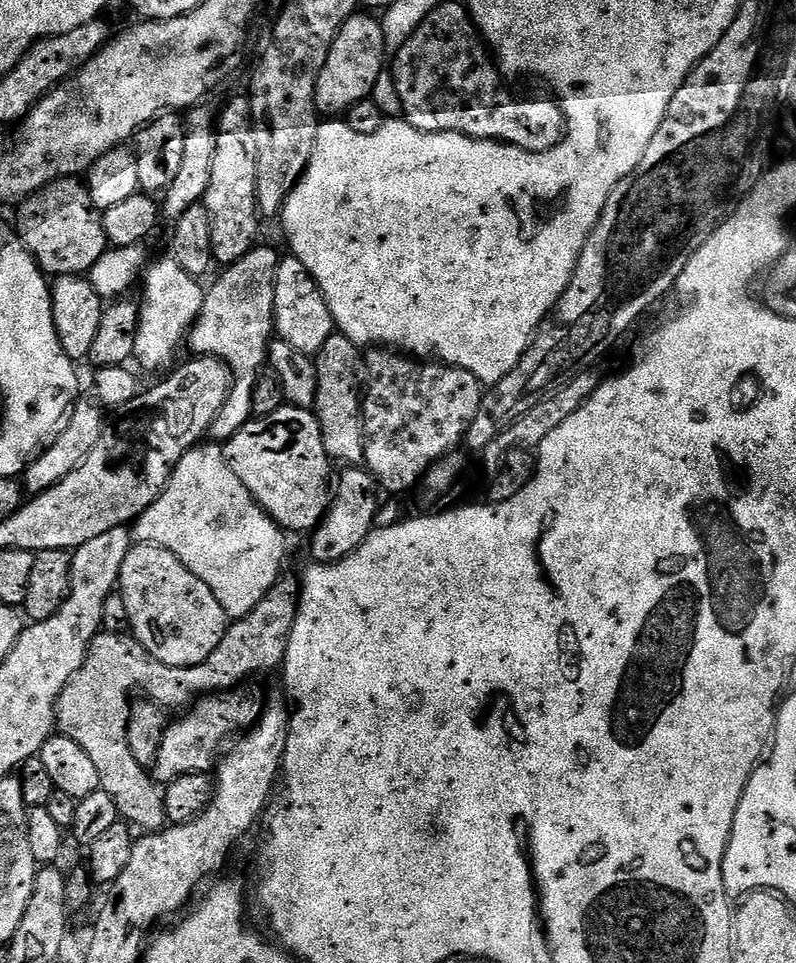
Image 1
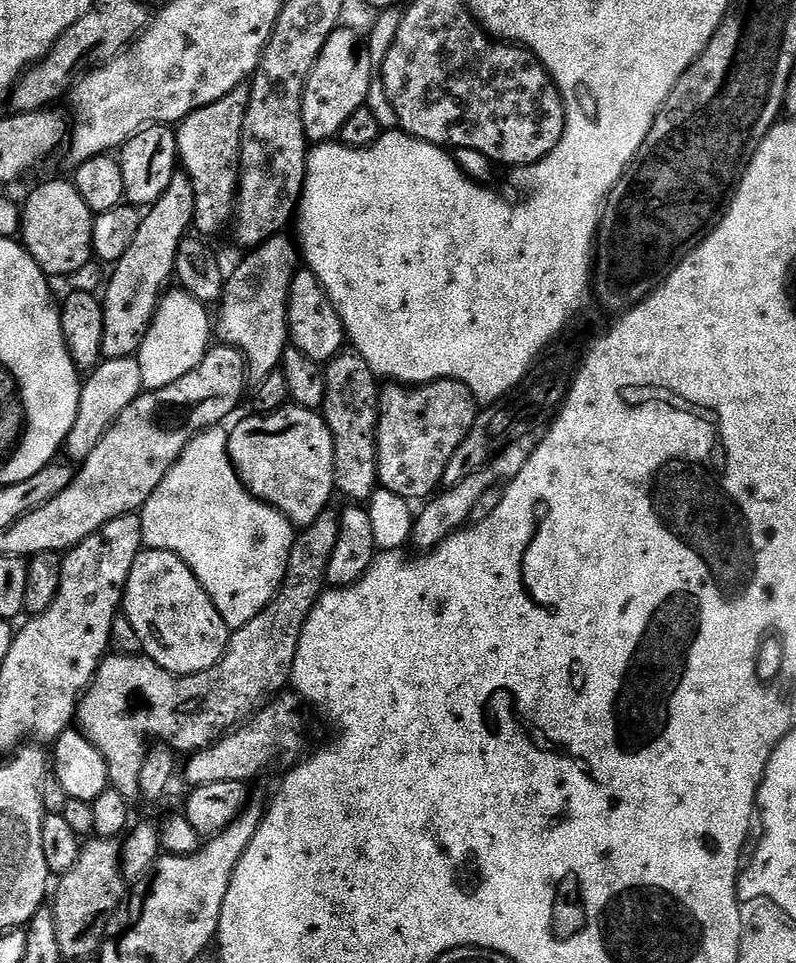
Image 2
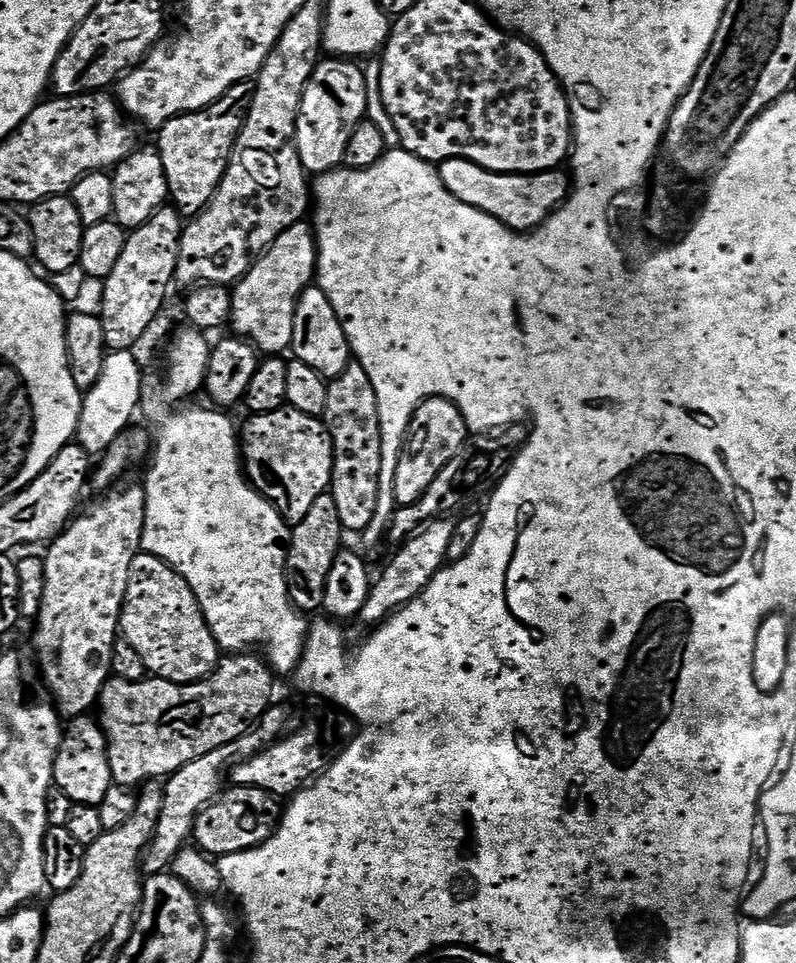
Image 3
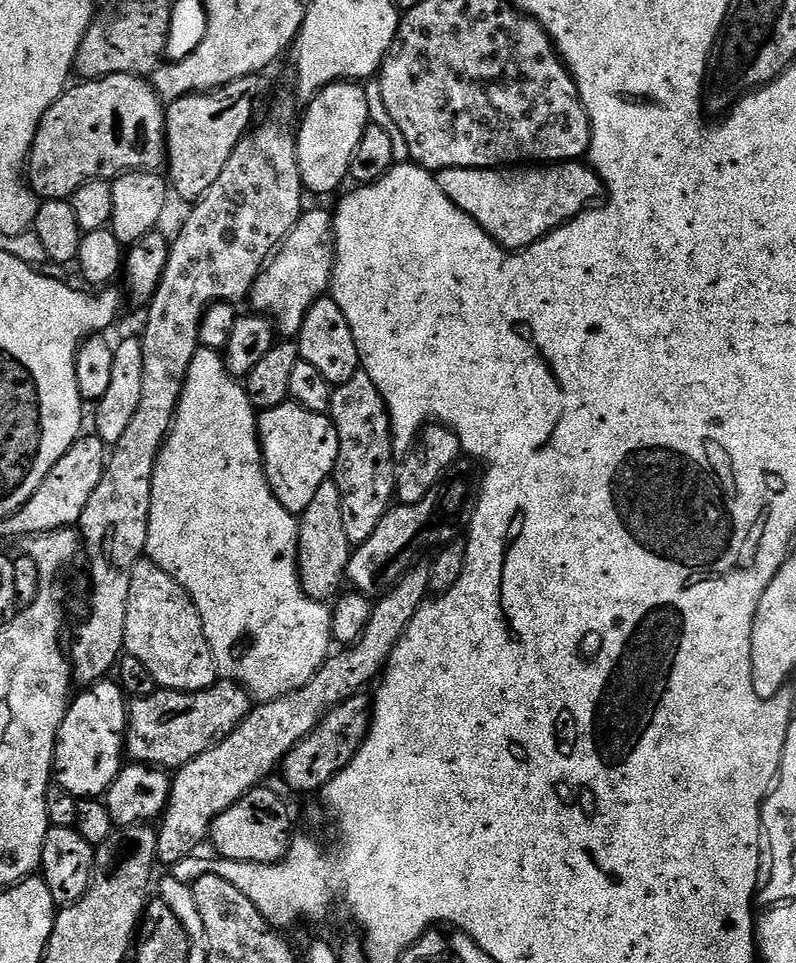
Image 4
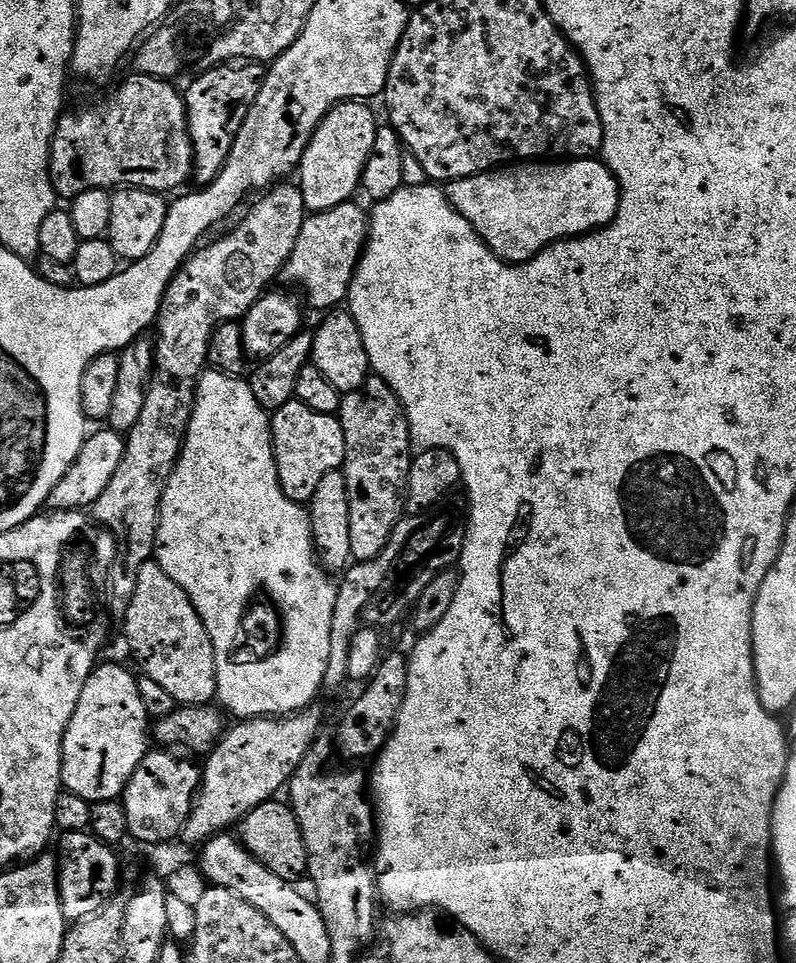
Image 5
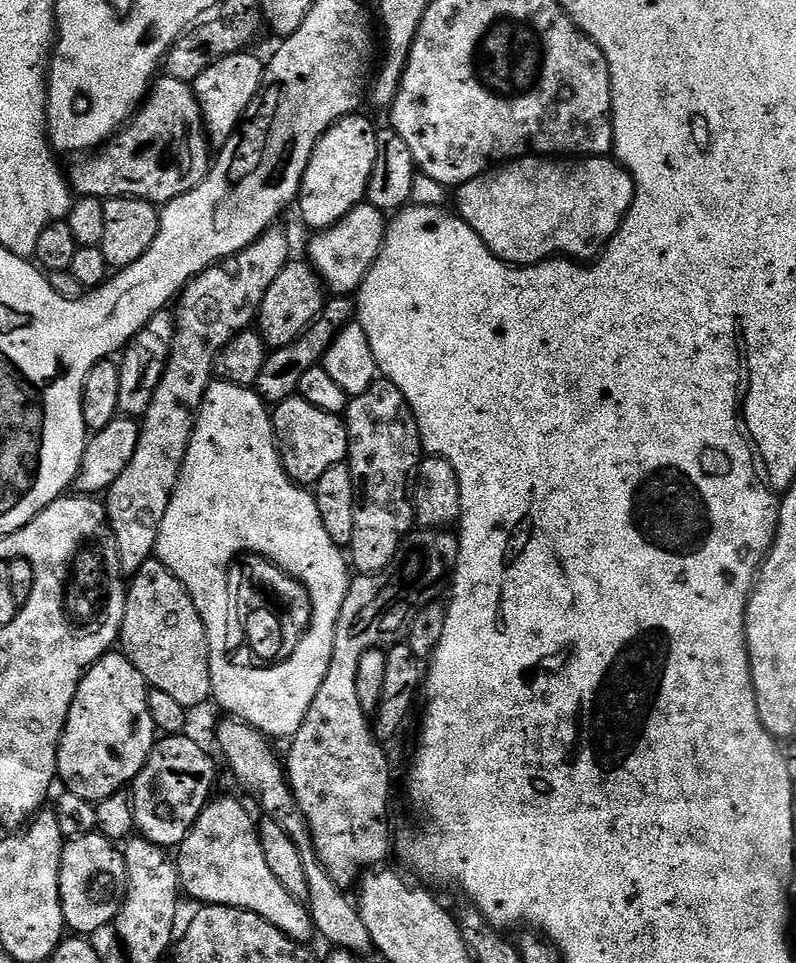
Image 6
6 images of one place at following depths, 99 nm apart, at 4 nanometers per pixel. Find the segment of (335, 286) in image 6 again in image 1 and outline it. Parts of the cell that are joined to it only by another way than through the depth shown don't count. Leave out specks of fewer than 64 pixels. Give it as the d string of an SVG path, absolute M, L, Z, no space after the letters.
M257 246L237 264L225 267L215 277L216 285L207 289L204 309L192 325L186 341L196 356L216 356L232 369L232 395L216 416L210 429L213 441L227 442L248 420L253 419L252 395L258 377L270 356L276 318L276 276L282 256L272 248Z

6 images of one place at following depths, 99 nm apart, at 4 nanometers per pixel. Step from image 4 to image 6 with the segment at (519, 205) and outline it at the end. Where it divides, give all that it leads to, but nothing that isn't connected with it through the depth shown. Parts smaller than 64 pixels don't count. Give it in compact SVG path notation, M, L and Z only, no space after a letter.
M522 156L493 166L455 189L455 211L499 260L513 266L567 257L592 262L620 229L636 193L632 175L608 156Z

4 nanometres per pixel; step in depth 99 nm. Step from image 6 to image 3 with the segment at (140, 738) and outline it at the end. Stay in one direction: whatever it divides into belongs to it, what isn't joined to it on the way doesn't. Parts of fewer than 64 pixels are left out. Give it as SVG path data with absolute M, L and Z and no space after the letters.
M85 714L67 721L60 738L60 749L56 752L52 778L55 787L61 788L73 804L98 806L102 798L106 798L106 790L113 782L108 761L108 739L104 737L99 719Z

